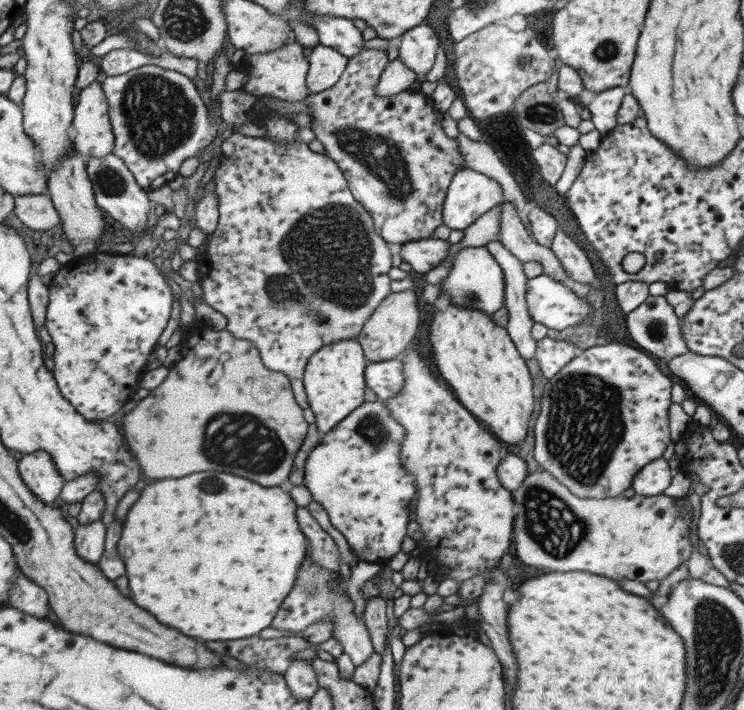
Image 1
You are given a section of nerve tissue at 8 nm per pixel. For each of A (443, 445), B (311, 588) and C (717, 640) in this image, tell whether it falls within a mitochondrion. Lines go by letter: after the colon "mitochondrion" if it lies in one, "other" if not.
A: other
B: mitochondrion
C: mitochondrion

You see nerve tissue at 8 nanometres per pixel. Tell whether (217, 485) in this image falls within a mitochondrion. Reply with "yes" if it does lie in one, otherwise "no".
yes

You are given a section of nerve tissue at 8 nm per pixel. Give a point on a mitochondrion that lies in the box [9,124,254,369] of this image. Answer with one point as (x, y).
(112, 184)

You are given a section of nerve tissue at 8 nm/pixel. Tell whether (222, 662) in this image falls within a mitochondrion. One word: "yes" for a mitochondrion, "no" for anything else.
no

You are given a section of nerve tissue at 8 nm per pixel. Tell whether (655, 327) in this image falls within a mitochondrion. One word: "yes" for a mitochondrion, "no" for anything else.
yes

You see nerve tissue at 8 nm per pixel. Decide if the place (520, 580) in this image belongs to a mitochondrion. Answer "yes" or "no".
no

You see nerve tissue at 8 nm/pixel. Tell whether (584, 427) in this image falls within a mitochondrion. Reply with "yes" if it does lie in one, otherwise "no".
yes

